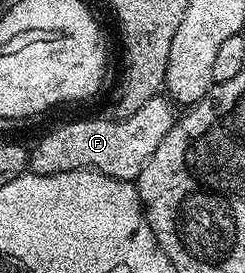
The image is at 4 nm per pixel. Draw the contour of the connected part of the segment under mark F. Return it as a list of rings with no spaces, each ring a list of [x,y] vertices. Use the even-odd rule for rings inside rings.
[[[163,94],[154,96],[138,113],[116,119],[76,119],[48,131],[36,144],[31,144],[28,165],[33,175],[53,175],[71,171],[97,171],[106,177],[135,181],[146,161],[154,157],[154,149],[162,145],[162,137],[170,133],[178,115]]]

